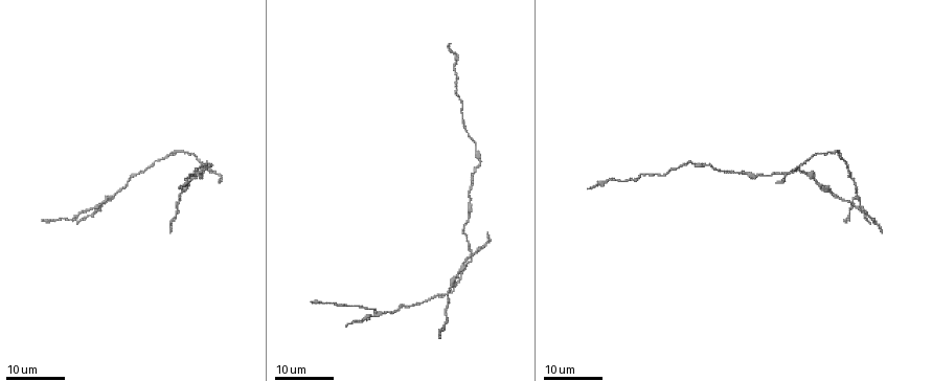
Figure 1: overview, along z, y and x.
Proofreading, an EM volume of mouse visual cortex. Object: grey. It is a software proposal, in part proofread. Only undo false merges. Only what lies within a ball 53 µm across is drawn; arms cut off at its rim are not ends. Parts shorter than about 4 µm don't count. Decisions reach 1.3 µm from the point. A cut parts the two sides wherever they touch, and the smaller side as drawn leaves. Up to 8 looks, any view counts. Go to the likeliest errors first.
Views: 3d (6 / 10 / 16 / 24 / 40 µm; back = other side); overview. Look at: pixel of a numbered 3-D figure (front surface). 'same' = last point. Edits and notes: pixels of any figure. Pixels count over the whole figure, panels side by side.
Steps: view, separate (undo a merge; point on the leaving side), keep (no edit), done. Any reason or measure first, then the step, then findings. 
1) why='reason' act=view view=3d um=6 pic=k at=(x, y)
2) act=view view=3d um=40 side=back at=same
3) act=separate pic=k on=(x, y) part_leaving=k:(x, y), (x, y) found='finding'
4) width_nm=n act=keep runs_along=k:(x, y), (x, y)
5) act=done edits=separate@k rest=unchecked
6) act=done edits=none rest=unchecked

why='four or more arms meet' act=view view=3d um=16 pic=1 at=(798, 169)

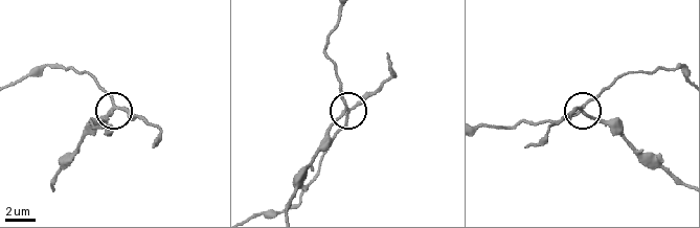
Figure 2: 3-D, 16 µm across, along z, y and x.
why='closer look' act=view view=3d um=6 pic=2 at=(344, 112)

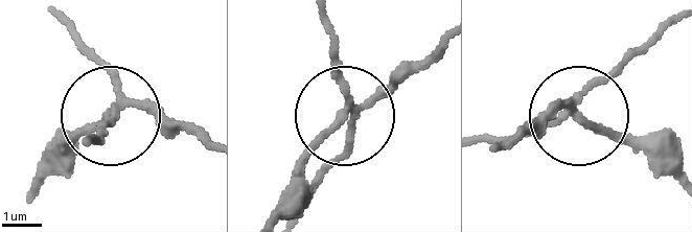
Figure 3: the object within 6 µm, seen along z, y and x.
side_arm_um=21 act=separate pic=3 on=(167, 118) part_leaving=3:(112, 109), (45, 176) found='a second neuron is stuck on'

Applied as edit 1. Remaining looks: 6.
why='sudden change in width' act=view view=3d um=16 pic=1 at=(694, 162)

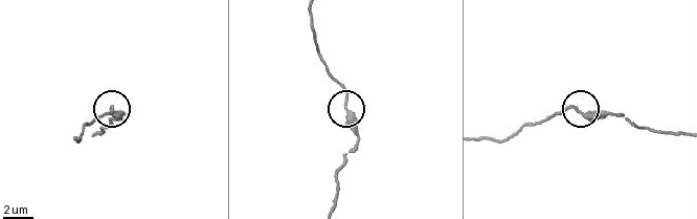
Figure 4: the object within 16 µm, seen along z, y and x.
act=view view=3d um=10 pic=4 at=(582, 112)

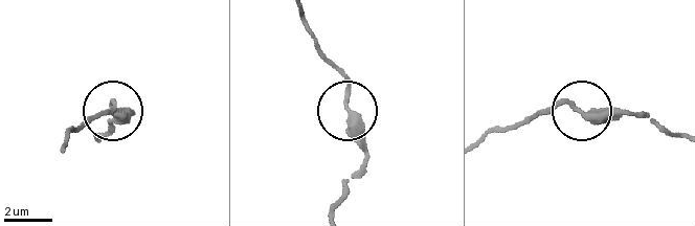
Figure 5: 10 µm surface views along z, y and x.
act=keep runs_along=5:(679, 137), (637, 115), (596, 115), (560, 103), (525, 115) found='one neuron here'

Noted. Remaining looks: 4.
why='thick turns thin' act=view view=3d um=24 pic=1 at=(435, 295)

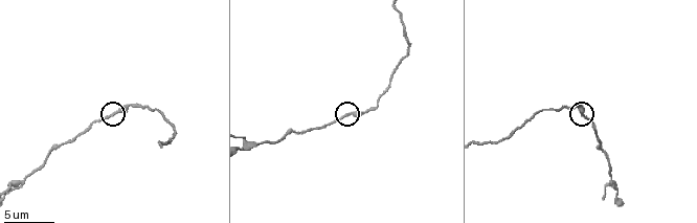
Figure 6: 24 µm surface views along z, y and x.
act=view view=3d um=6 pic=6 at=(112, 114)

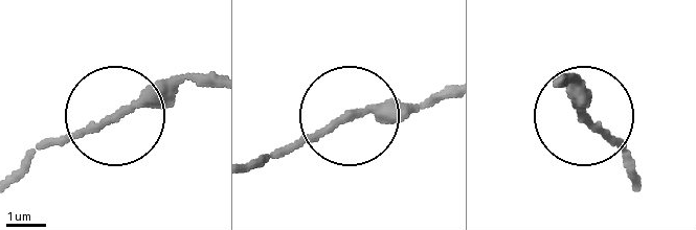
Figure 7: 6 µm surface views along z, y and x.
act=keep found='continuous, no second neuron'

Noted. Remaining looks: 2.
why='sudden change in width' act=view view=3d um=16 pic=1 at=(471, 202)

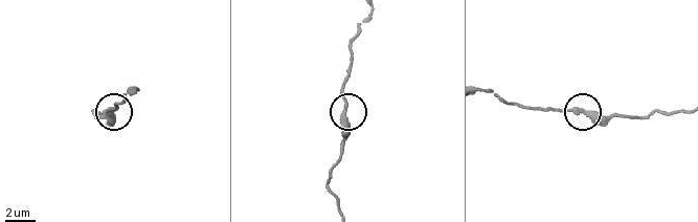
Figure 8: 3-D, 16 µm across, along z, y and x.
act=view view=3d um=6 pic=8 at=(578, 112)

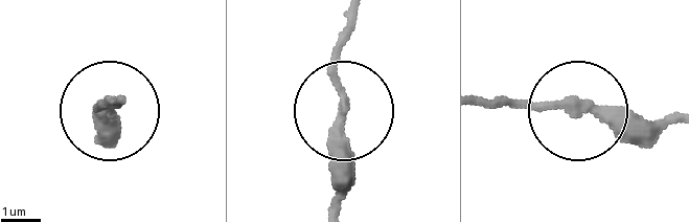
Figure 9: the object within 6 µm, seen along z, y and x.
act=keep runs_along=9:(673, 124), (486, 104) found='one neuron here'

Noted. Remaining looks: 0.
act=done edits=separate@3 rest=unchecked

